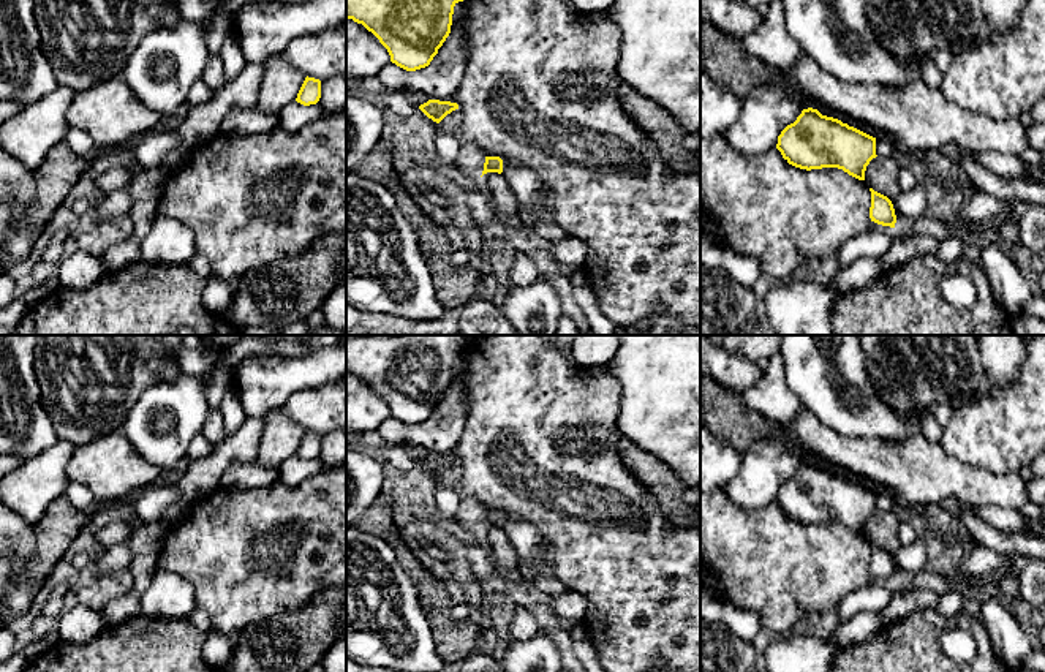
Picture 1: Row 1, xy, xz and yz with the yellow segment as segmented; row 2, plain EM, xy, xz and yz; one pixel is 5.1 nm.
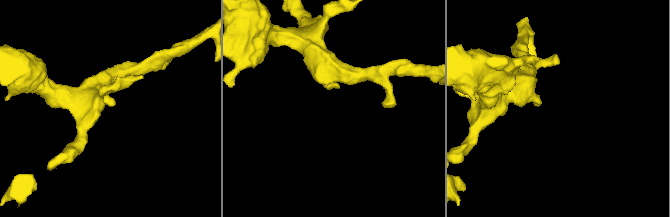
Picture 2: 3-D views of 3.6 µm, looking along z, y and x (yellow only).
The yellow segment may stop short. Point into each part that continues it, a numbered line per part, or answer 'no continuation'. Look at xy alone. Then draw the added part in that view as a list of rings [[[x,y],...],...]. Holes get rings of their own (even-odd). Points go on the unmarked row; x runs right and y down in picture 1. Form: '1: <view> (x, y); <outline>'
no continuation

